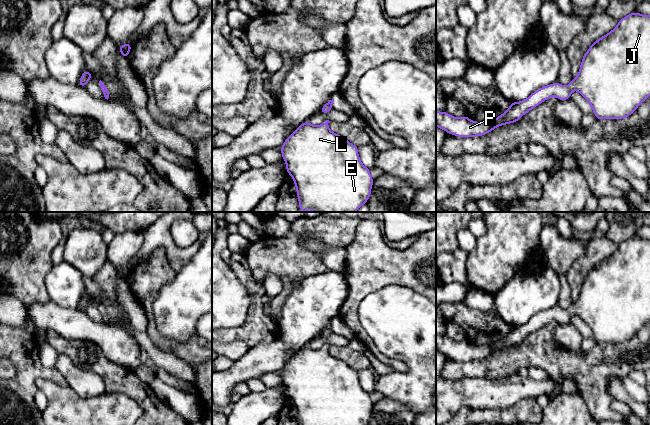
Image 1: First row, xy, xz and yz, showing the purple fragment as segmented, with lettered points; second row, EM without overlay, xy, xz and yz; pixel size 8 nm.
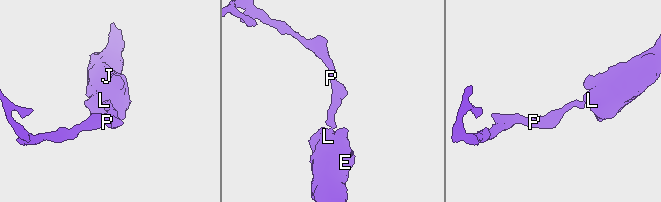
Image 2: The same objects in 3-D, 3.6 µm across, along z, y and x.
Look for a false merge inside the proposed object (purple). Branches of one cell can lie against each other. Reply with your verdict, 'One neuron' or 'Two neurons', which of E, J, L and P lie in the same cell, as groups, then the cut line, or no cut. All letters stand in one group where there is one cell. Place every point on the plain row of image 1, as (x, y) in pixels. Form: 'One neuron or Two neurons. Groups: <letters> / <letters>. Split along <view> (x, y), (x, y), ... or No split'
One neuron. Groups: E J L P. No split

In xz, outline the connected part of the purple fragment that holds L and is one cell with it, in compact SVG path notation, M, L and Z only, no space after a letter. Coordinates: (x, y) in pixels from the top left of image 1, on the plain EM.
M326 344L324 348L314 350L306 345L290 358L281 371L286 394L295 407L297 422L299 425L368 425L374 404L370 393L361 387L358 371L333 357L328 351L329 347Z

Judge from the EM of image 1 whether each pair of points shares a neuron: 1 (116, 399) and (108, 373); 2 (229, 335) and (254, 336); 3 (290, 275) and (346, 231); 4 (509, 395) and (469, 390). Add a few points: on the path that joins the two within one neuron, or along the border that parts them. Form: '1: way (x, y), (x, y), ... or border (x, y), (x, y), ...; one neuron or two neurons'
1: border (106, 391), (122, 392), (136, 402); two neurons
2: way (235, 335), (248, 336); one neuron
3: way (290, 253), (291, 243), (304, 230), (324, 230); one neuron
4: way (499, 394), (479, 393); one neuron

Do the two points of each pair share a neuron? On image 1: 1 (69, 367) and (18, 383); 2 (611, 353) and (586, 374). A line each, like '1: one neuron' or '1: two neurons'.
1: two neurons
2: one neuron

